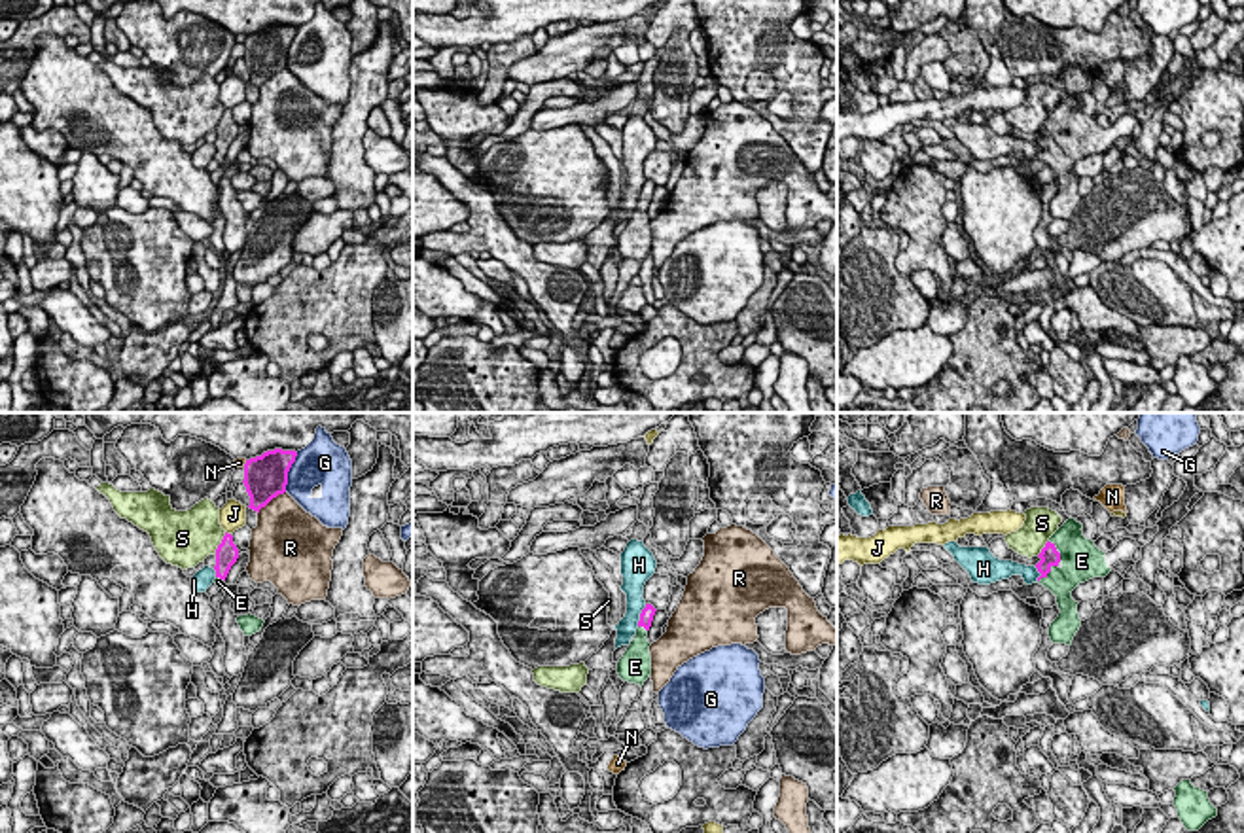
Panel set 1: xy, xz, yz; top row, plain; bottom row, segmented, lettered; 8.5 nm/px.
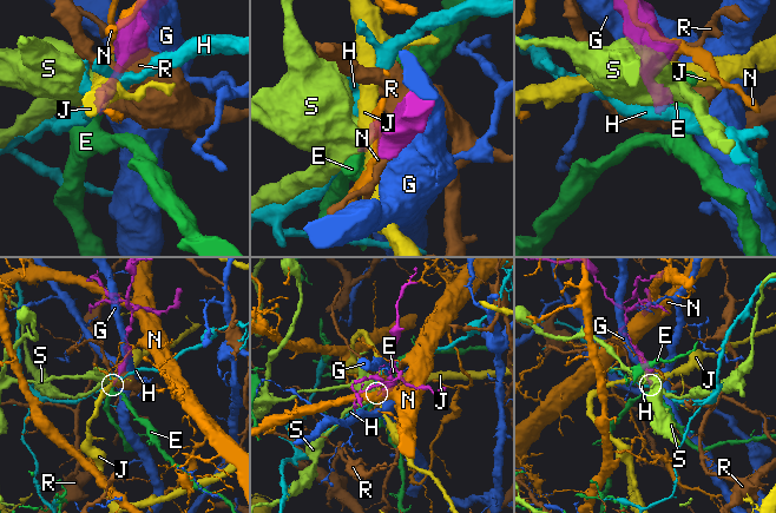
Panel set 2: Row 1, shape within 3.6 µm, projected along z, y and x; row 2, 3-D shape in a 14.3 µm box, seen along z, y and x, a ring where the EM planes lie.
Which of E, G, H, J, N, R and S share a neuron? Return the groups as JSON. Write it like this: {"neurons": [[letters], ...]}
{"neurons": [["E"], ["G"], ["H"], ["J"], ["N"], ["R"], ["S"]]}

